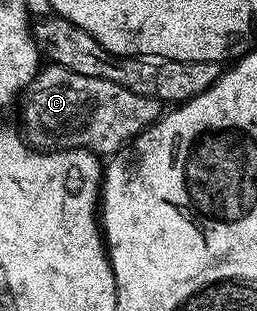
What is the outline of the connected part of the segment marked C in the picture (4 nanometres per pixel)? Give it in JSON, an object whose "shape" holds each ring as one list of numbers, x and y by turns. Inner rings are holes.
{"shape":[[54,63,41,67,24,89,22,104,23,100,22,132,28,143,37,150,86,148,89,152,97,154,111,154,117,152,140,132,146,131,162,115,162,104,159,100,134,94,134,90,126,90,126,86,118,86,106,78,86,78,86,74,74,74,74,70,66,70,61,64]]}

